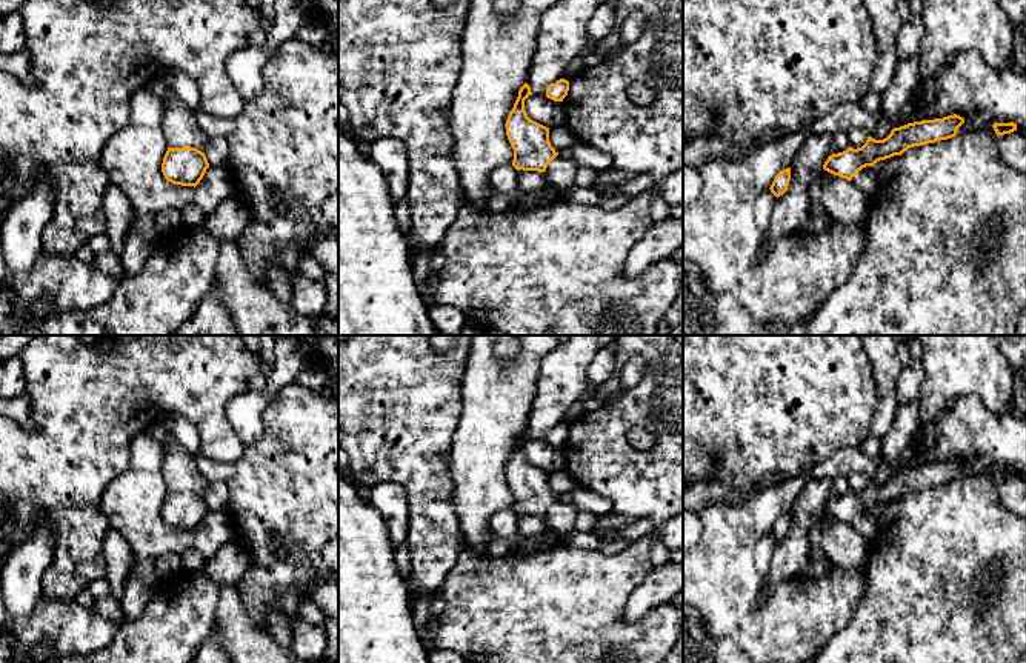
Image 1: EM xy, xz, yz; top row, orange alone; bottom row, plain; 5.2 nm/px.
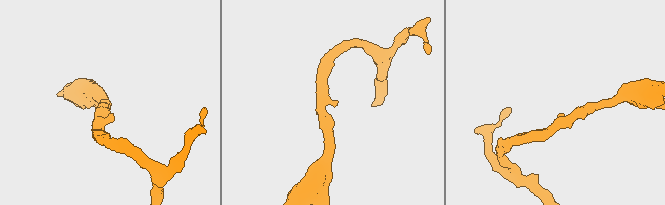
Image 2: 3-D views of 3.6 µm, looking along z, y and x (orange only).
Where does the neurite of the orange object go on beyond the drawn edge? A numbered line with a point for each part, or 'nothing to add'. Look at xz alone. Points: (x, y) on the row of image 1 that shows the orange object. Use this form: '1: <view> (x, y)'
1: xz (576, 65)

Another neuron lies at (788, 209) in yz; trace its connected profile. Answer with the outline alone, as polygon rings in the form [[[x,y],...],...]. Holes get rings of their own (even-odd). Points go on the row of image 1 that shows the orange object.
[[[832,134],[809,135],[797,151],[791,165],[788,191],[775,198],[768,234],[761,240],[758,262],[761,263],[780,237],[797,232],[801,217],[809,211],[808,186],[820,175],[829,157]]]

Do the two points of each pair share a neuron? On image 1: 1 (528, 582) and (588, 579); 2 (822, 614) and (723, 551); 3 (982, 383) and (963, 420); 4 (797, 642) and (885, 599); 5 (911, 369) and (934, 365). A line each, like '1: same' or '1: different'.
1: same
2: same
3: different
4: different
5: different

